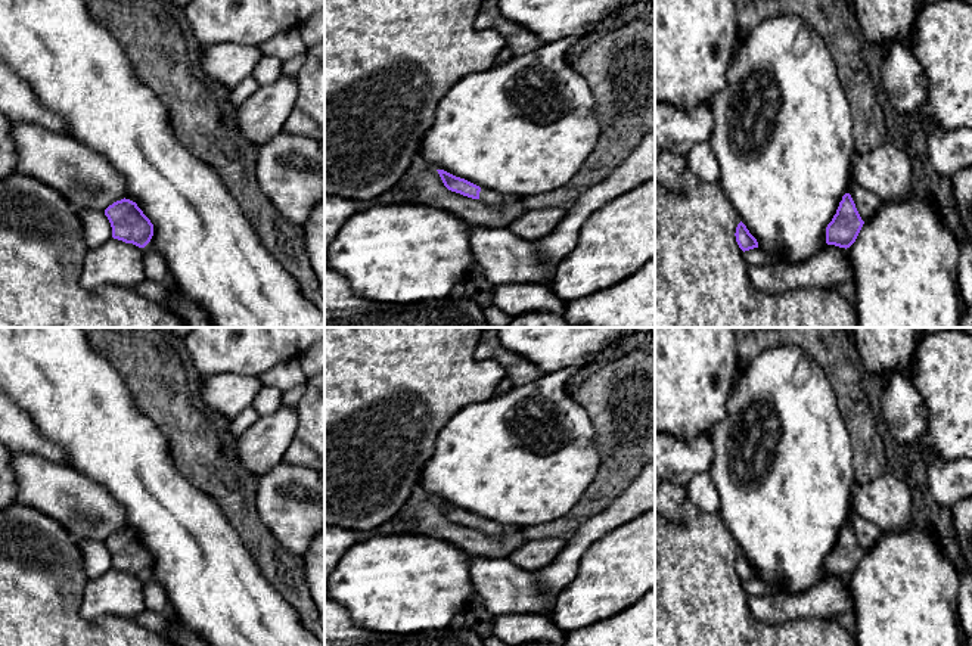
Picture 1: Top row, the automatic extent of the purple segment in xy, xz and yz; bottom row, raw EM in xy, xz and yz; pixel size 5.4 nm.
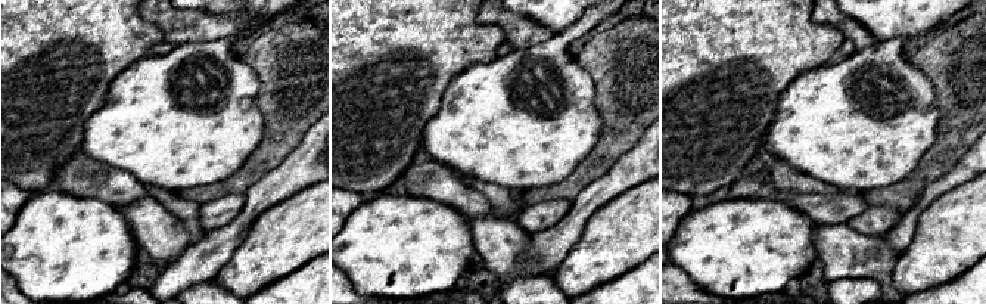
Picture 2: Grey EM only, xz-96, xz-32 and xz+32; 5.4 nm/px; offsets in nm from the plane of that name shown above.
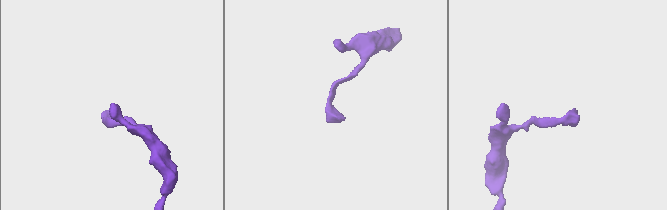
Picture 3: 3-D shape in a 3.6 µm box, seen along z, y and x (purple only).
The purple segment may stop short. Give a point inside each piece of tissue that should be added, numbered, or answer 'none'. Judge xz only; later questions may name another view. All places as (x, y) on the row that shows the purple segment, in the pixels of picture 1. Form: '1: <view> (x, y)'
1: xz (491, 198)

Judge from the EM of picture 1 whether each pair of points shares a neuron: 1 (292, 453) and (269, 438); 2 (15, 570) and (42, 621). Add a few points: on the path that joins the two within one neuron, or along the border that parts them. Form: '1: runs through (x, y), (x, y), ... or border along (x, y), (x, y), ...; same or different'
1: border along (295, 437), (282, 459); different
2: runs through (15, 583), (15, 595), (28, 608); same

